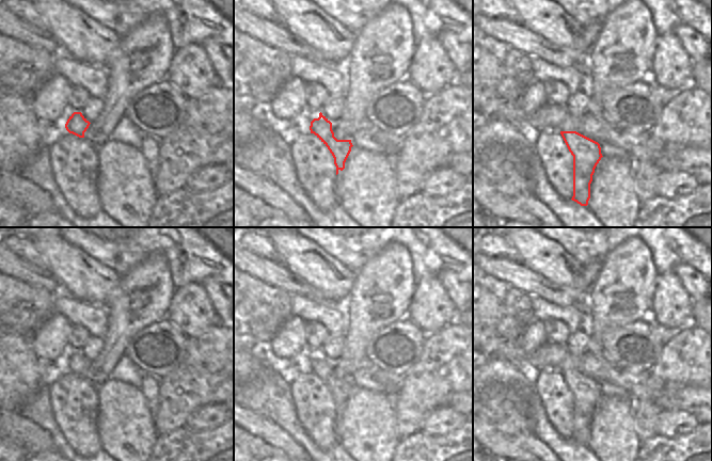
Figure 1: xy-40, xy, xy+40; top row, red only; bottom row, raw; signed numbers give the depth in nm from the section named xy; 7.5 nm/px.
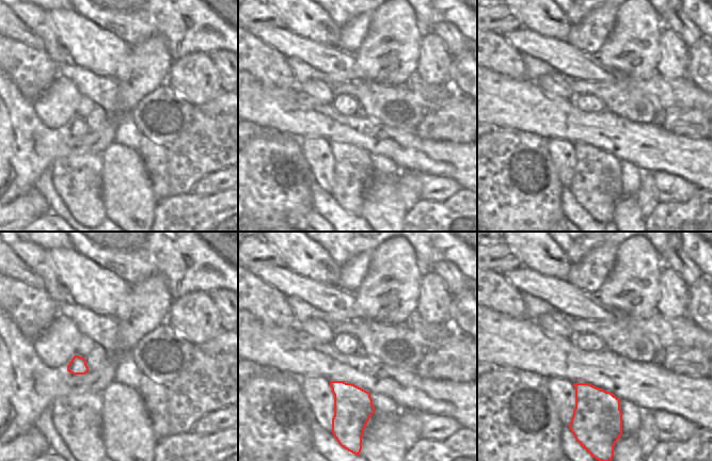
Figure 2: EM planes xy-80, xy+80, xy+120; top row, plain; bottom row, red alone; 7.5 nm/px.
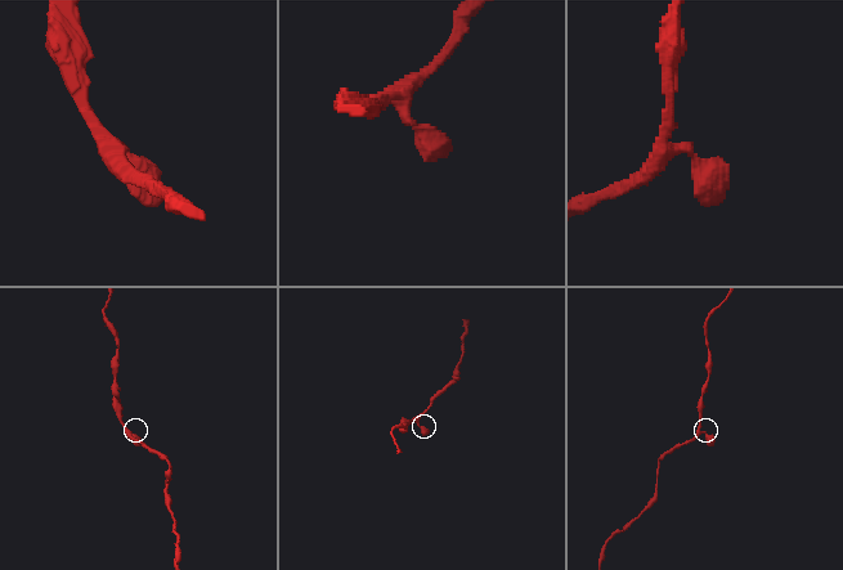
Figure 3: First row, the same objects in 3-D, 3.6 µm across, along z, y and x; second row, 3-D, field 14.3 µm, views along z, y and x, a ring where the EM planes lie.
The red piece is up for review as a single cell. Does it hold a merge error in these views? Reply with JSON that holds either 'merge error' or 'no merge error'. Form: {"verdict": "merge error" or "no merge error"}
{"verdict": "no merge error"}

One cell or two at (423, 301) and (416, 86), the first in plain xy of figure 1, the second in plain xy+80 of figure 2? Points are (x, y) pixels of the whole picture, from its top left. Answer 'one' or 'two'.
two

